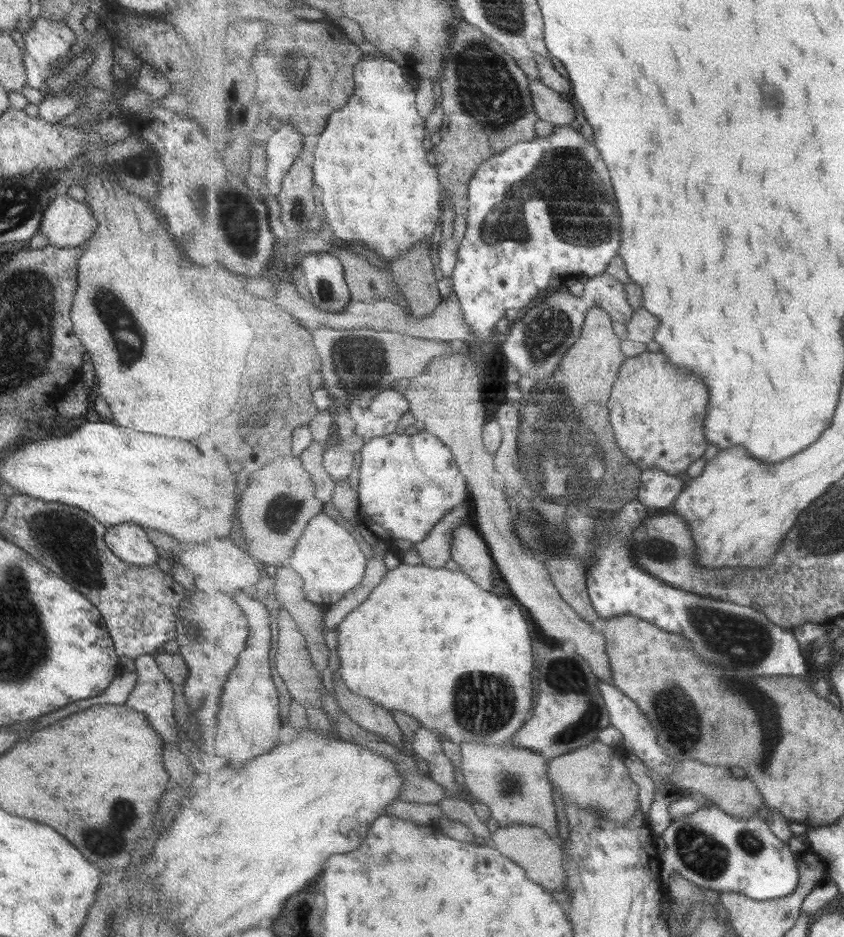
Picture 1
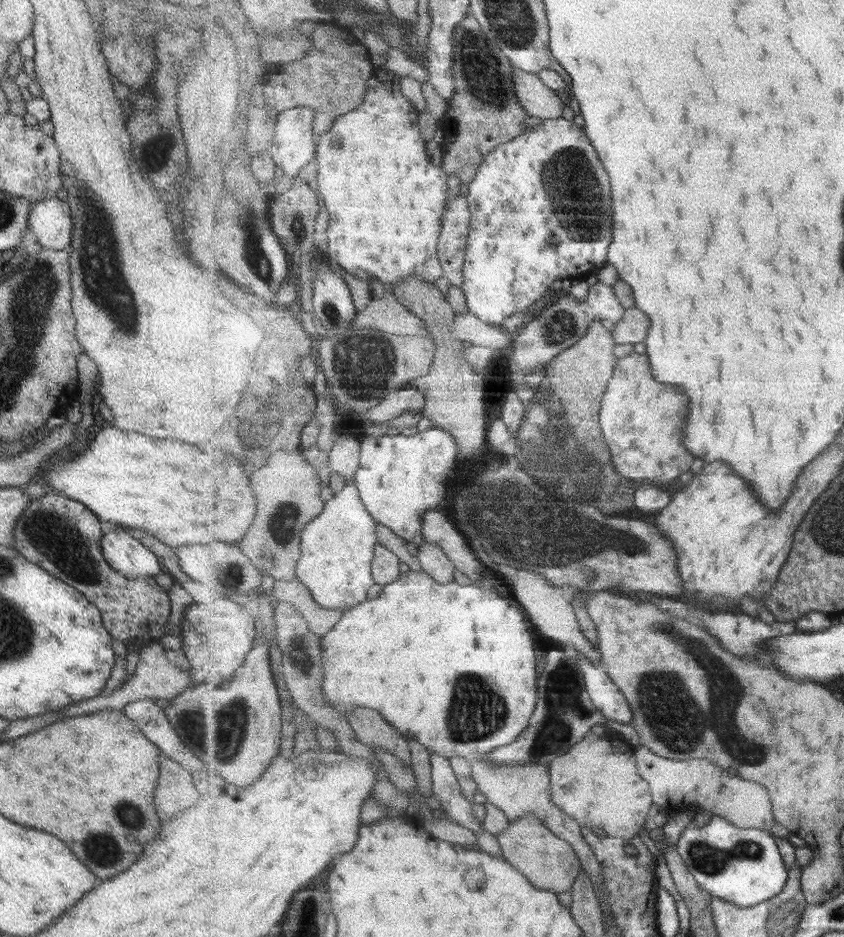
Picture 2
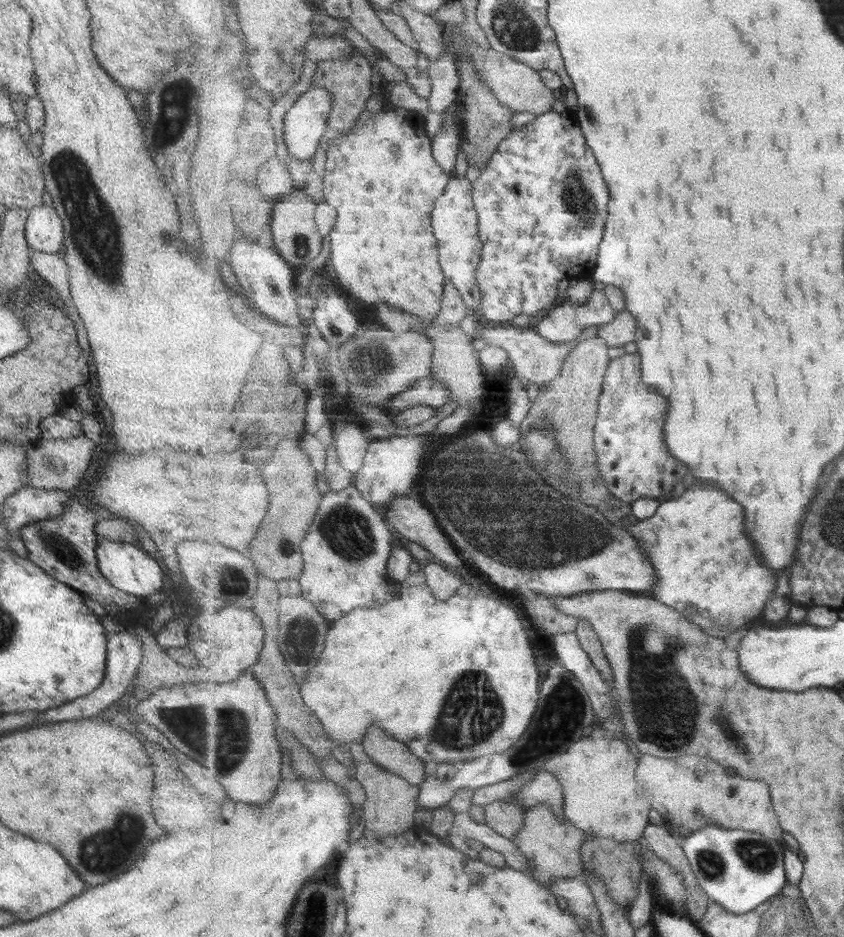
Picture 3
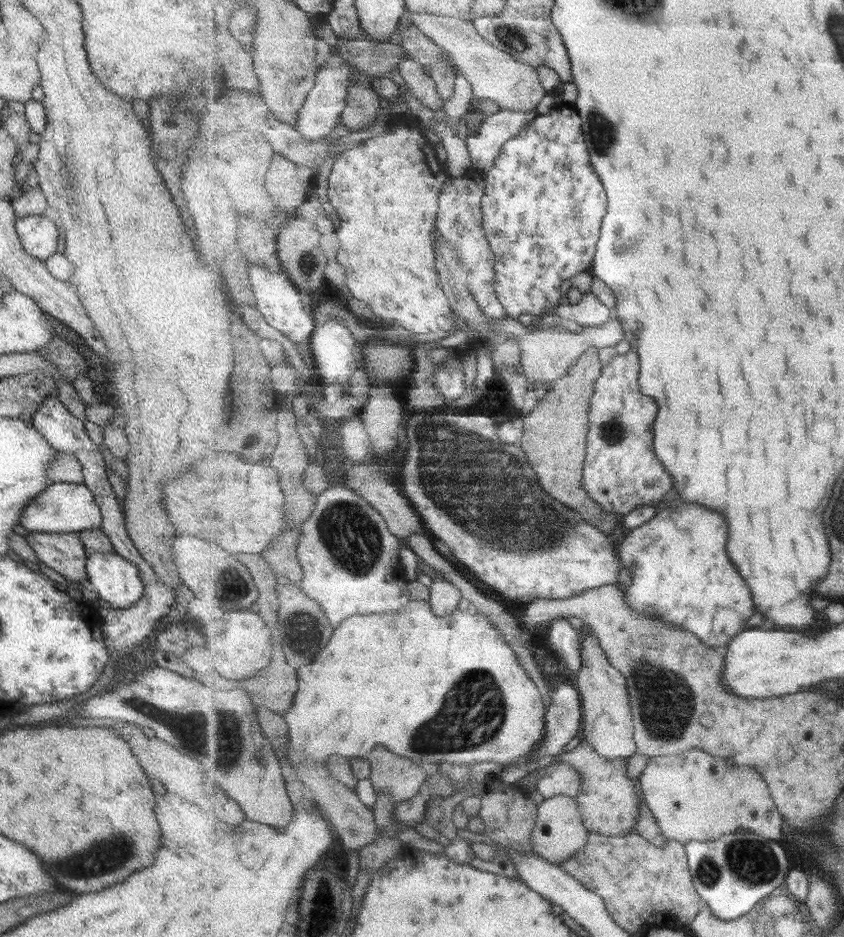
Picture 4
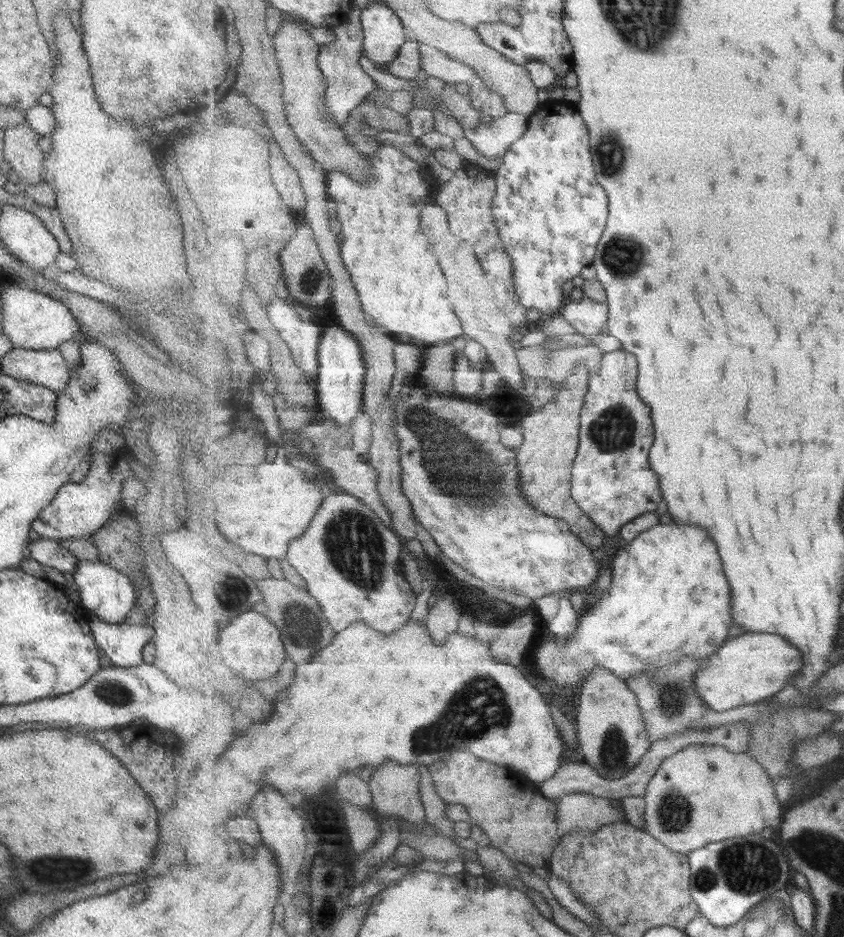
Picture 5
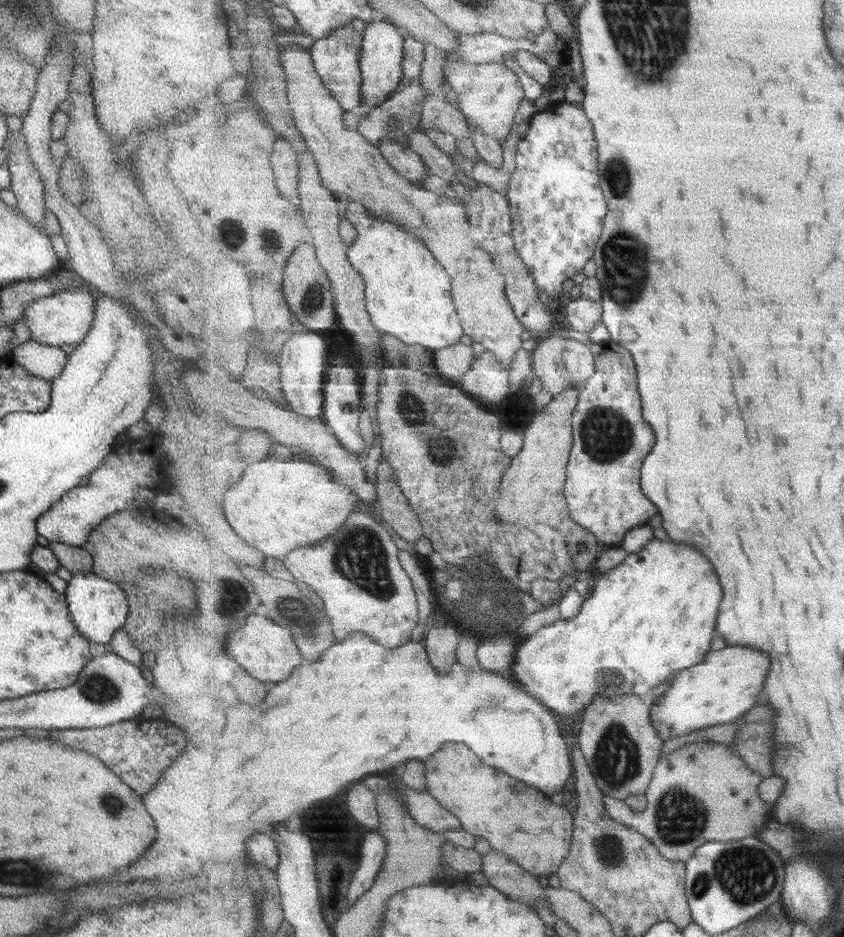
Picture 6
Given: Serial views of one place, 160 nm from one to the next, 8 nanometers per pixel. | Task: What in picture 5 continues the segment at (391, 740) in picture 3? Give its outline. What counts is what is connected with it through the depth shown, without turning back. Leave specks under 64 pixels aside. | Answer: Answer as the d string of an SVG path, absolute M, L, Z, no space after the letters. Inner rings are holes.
M388 760L377 766L373 778L368 782L374 796L375 813L383 818L397 817L411 824L427 823L425 807L420 795L421 773L417 764L397 764Z

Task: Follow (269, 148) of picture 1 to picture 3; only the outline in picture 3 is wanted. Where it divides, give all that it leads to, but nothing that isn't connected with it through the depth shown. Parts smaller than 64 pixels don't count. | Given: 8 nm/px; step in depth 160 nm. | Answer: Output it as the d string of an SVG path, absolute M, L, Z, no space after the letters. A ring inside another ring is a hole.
M309 88L301 94L286 112L283 123L283 141L289 152L289 159L305 162L315 156L322 139L330 134L328 118L333 110L334 98L329 89Z

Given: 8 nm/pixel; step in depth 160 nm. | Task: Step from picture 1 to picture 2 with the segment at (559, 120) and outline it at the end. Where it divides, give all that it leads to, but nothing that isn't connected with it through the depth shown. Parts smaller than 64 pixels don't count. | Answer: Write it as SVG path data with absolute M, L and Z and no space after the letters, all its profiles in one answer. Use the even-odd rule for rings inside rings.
M514 68L514 87L517 96L524 109L528 111L530 116L539 117L542 120L561 118L563 116L563 106L565 102L557 96L557 91L543 84L541 78L537 74L527 72L526 70Z

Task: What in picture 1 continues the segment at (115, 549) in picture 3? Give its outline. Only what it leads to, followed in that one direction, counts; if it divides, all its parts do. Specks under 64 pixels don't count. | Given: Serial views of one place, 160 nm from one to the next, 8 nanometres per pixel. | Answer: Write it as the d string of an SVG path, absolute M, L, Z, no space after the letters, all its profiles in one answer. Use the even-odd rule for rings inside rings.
M132 522L107 526L104 543L119 560L133 566L155 565L158 559L155 547L149 543L143 528Z

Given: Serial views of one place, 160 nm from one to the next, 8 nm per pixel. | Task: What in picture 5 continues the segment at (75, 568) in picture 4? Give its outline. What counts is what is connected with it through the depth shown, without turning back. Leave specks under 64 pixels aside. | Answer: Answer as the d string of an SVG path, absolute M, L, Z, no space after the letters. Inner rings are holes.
M39 538L28 543L26 556L43 566L55 568L59 572L72 574L76 567L74 556L66 548L61 548L58 541Z

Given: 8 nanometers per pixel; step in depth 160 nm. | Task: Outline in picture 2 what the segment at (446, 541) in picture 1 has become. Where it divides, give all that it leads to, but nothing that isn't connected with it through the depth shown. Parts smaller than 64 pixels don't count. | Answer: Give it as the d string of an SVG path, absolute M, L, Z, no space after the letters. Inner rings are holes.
M434 542L424 543L419 547L416 558L427 574L441 584L451 584L455 580L456 566L447 553Z

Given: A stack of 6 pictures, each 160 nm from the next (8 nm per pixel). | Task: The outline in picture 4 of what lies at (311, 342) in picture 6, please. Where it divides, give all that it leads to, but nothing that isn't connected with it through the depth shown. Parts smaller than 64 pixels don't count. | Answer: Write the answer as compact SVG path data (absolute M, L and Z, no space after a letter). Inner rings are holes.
M248 262L248 267L253 290L256 294L257 309L261 312L264 321L277 330L281 330L294 344L303 344L303 342L310 344L316 327L312 313L305 312L305 308L303 308L303 302L301 302L303 293L283 270L271 272L265 266L251 265L251 262Z

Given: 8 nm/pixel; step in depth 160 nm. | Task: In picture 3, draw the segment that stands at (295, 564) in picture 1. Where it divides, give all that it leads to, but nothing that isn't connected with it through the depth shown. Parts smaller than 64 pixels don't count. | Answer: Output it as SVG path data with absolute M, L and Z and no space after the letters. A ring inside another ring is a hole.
M355 484L325 493L319 512L313 521L313 528L302 542L304 571L299 580L302 584L302 596L313 602L317 610L330 622L347 616L353 608L377 608L387 604L396 596L390 586L395 580L388 571L388 560L392 557L392 550L395 548L395 540L391 532L381 512L369 502L369 499L365 499L360 494Z

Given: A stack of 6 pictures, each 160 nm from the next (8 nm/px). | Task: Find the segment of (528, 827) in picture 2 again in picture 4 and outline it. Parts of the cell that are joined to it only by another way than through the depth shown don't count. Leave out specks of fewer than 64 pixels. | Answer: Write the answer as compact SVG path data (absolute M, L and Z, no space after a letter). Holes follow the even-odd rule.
M557 795L544 799L537 807L537 824L532 832L534 852L545 860L559 865L583 851L589 843L590 832L579 812L579 801L572 796Z

